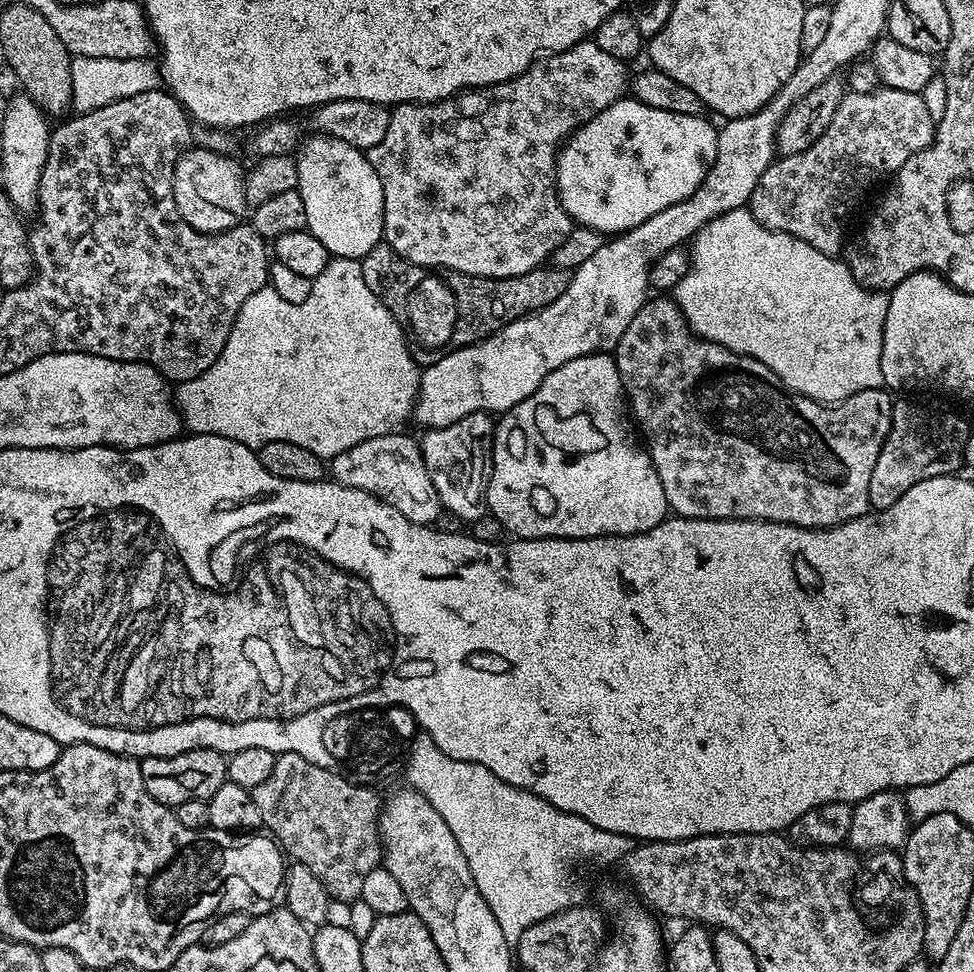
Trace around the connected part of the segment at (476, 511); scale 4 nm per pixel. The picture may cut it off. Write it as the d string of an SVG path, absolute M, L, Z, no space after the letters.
M475 412L450 426L429 431L428 437L422 440L424 458L443 511L453 512L458 519L468 522L480 520L488 512L490 456L486 451L486 438L494 432L493 421L488 420L491 419L486 418L485 413Z

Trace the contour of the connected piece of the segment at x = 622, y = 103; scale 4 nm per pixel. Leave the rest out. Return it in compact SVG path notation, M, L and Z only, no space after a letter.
M625 98L614 102L606 110L602 110L602 114L598 114L590 122L580 125L564 141L556 157L556 193L560 196L566 214L579 227L593 228L595 232L601 234L619 234L628 232L631 228L637 228L639 224L646 222L646 218L654 218L654 214L690 198L694 194L694 190L698 190L698 186L703 182L716 153L717 125L714 126L710 121L704 119L703 115L691 116L690 114L674 114L670 110L654 110L650 106L638 102L635 98Z

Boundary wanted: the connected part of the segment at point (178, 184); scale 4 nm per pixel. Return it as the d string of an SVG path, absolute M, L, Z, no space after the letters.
M193 147L181 155L174 170L172 185L174 186L174 202L178 206L178 214L182 214L182 218L187 224L199 232L209 234L229 232L245 219L246 213L249 211L244 189L245 169L243 167L240 169L230 157L223 156L220 152L211 152L208 148L195 148Z

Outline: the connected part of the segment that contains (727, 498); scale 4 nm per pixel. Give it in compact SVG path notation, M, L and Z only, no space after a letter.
M652 298L643 304L638 314L634 314L634 322L626 326L626 334L622 334L622 338L617 342L614 359L620 380L624 383L627 407L642 436L644 431L646 451L652 458L654 470L658 470L658 478L662 478L662 490L666 490L668 507L677 517L685 520L768 520L772 524L793 524L798 528L836 528L848 520L869 515L870 474L874 474L874 462L878 462L878 454L890 434L894 403L891 391L883 387L862 390L831 406L822 404L819 400L797 396L780 383L778 374L774 374L774 370L768 364L749 356L739 356L720 344L697 336L672 298Z

